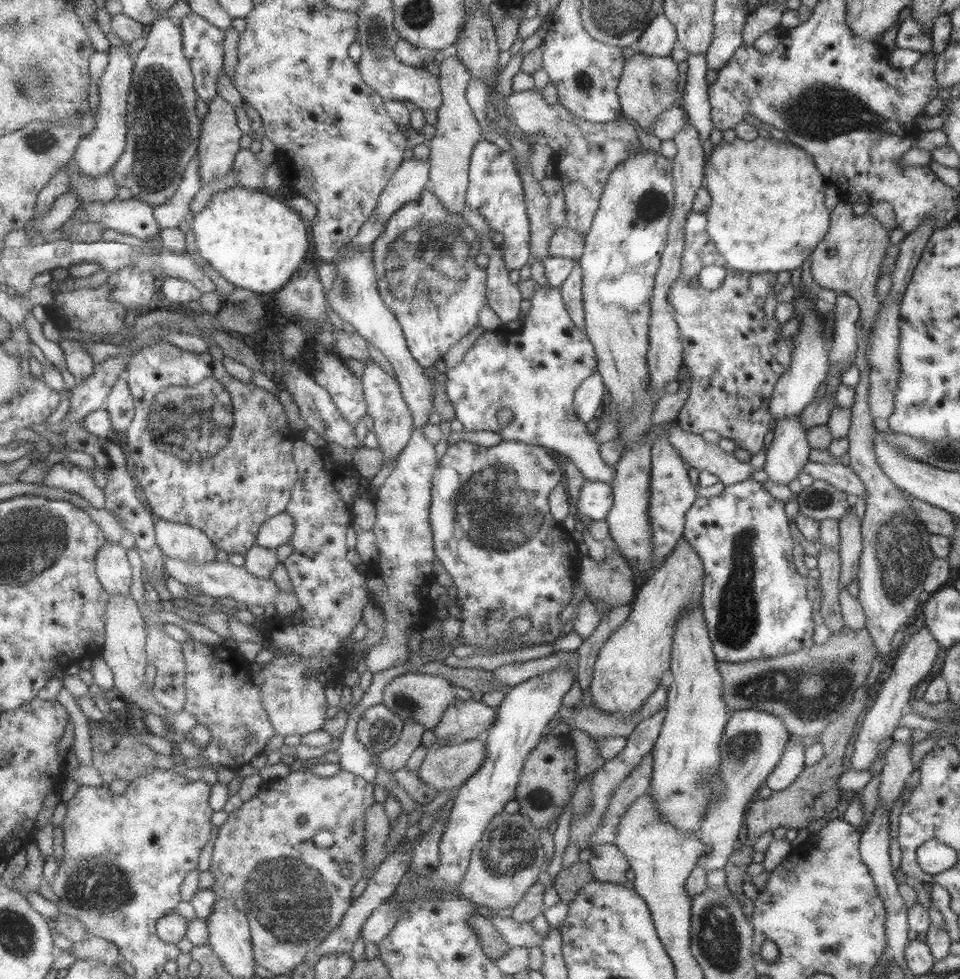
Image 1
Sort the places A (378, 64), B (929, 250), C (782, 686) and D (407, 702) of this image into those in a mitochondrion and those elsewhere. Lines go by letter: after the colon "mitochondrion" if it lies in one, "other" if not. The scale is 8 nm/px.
A: mitochondrion
B: other
C: mitochondrion
D: mitochondrion

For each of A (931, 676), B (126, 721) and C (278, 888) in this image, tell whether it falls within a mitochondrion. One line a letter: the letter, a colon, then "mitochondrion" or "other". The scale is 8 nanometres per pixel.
A: other
B: other
C: mitochondrion

